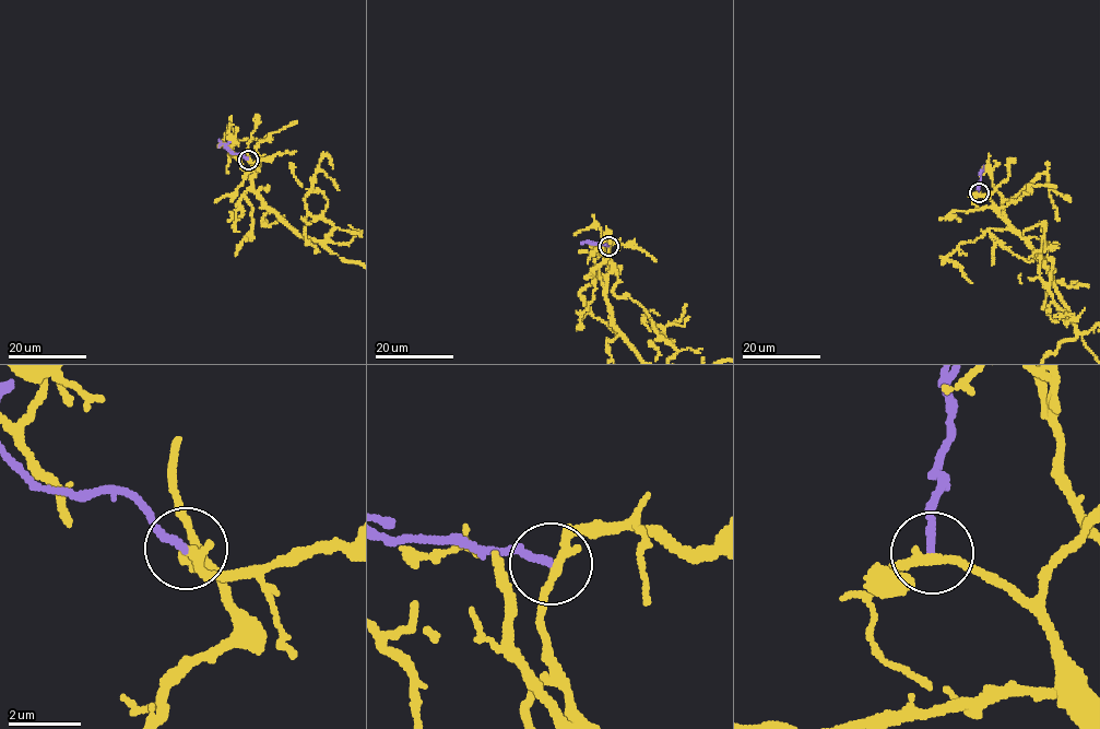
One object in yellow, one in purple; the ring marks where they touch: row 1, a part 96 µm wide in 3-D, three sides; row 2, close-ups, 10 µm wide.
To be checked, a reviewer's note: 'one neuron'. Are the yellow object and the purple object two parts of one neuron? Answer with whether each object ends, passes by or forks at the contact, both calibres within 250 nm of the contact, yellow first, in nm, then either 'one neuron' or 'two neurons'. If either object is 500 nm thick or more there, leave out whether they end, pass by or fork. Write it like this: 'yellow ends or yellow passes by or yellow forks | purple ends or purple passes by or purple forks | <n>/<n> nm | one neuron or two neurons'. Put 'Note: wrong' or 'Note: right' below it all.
yellow passes by | purple ends | 240/200 nm | two neurons
Note: wrong

